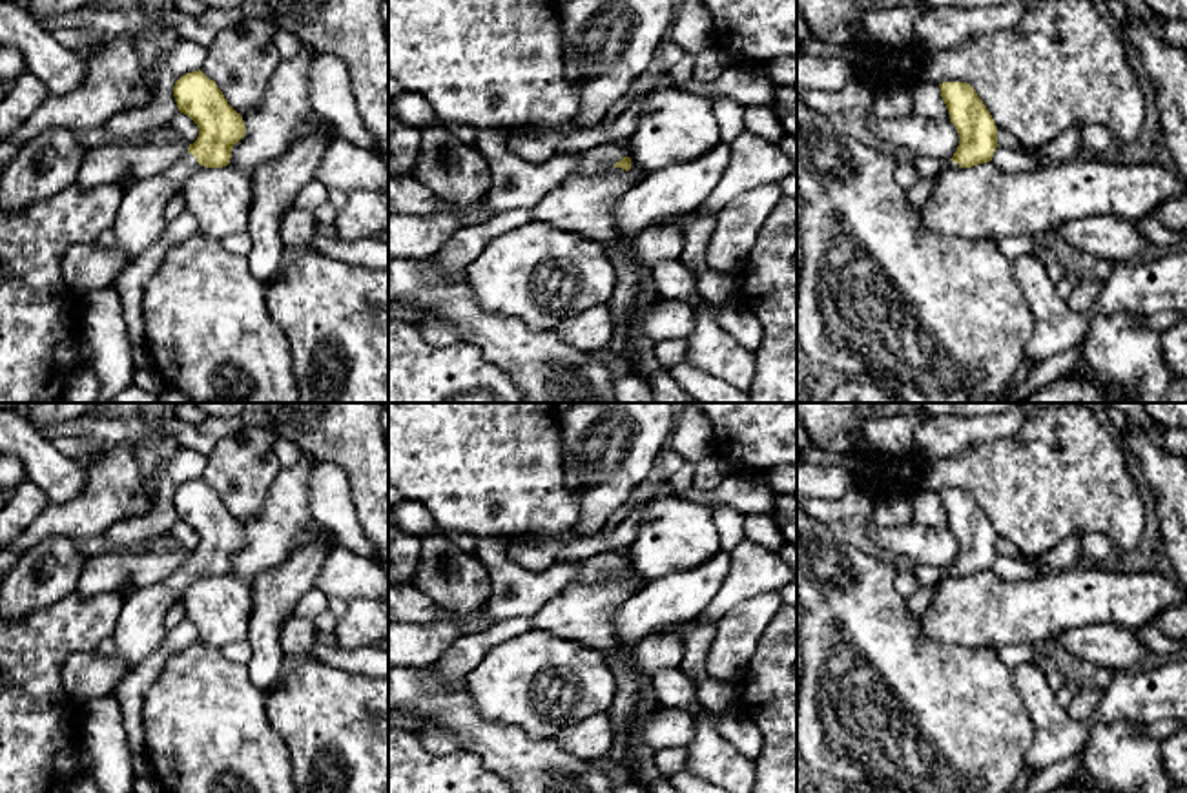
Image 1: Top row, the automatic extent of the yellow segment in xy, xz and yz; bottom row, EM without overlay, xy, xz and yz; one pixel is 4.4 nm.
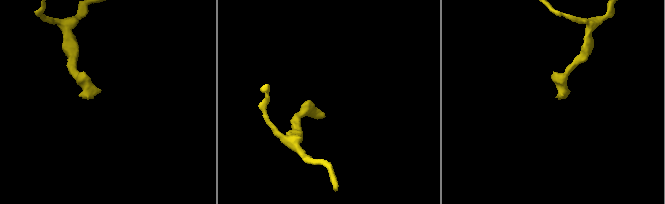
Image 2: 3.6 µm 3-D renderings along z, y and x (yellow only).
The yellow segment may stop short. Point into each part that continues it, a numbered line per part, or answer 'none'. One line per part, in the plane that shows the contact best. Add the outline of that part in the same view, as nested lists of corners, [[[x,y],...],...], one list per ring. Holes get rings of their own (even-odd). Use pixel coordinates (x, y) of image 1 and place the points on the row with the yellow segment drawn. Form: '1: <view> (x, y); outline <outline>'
1: xy (141, 221); outline [[[191,153],[181,157],[162,173],[139,179],[122,190],[122,201],[113,224],[117,242],[129,263],[153,246],[164,233],[168,202],[179,193],[184,180],[202,166]]]

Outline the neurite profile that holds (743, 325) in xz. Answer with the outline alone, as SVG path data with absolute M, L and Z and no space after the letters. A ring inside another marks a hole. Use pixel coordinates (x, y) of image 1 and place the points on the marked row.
M695 299L689 303L695 312L711 310L718 319L720 326L729 332L746 350L757 352L764 335L760 321L742 308L737 301L726 303L722 306L713 306L706 299Z

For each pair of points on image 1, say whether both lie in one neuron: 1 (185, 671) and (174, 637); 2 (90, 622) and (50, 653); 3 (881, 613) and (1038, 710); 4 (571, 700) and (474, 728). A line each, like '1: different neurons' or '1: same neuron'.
1: different neurons
2: same neuron
3: different neurons
4: different neurons

